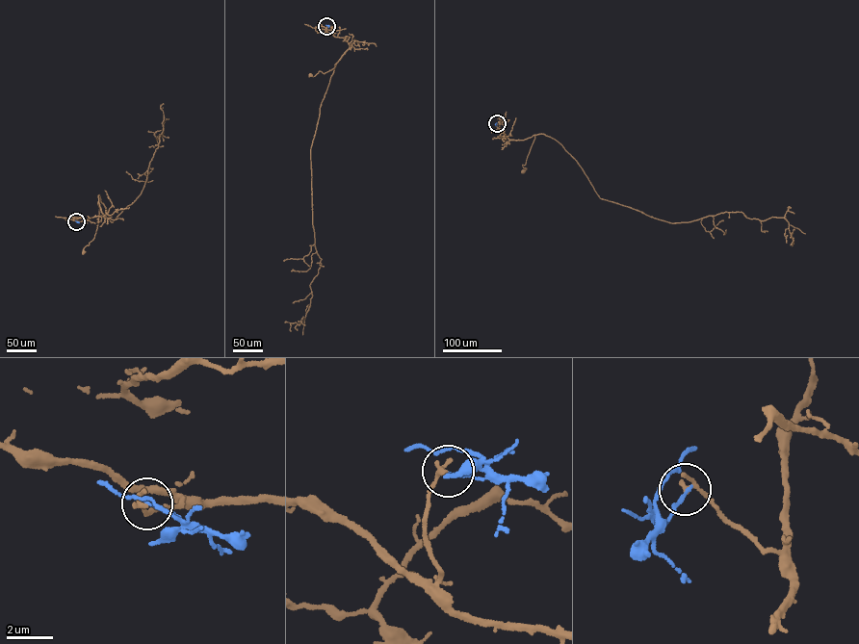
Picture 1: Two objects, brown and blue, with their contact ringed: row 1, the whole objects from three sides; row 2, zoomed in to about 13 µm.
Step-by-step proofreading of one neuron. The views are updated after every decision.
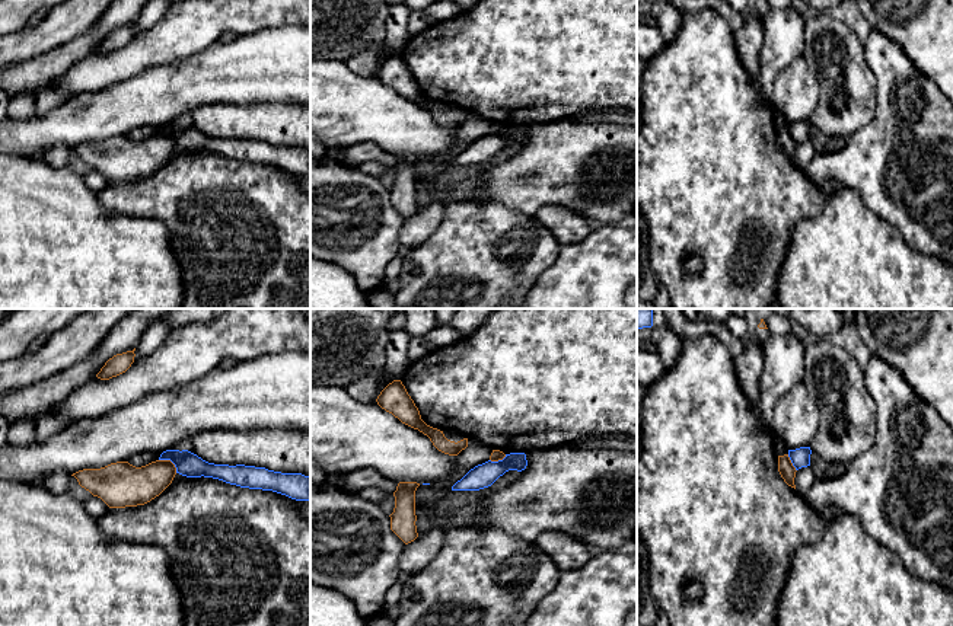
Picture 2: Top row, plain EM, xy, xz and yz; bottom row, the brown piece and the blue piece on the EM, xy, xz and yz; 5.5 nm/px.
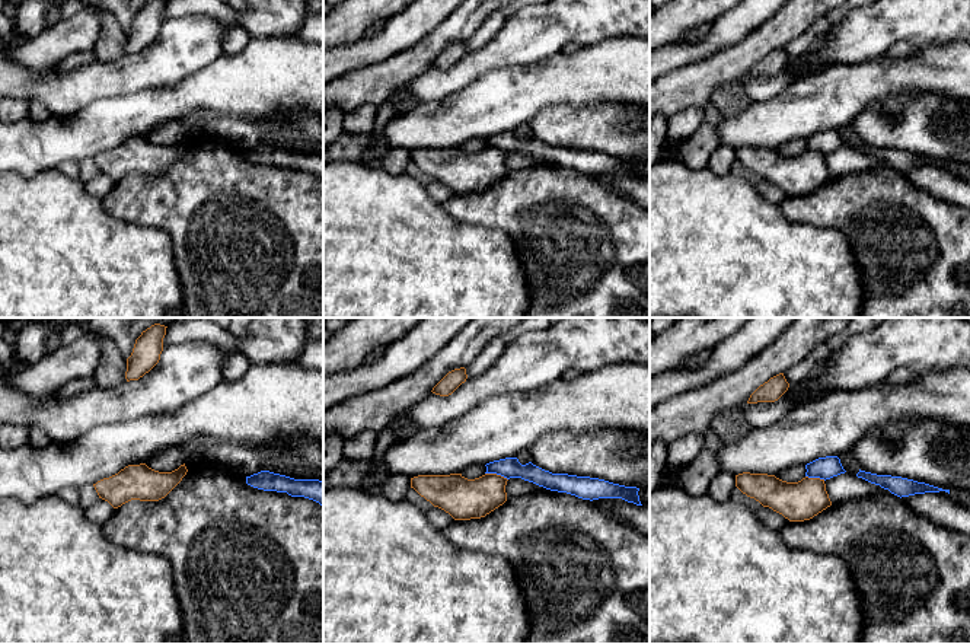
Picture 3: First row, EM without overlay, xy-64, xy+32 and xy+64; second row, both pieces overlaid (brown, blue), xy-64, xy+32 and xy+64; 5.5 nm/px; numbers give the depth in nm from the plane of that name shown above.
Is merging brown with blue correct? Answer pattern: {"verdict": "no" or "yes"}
{"verdict": "no"}

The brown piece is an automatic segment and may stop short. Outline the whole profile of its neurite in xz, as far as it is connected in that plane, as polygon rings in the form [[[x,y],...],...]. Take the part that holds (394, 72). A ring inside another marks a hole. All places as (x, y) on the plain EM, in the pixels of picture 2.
[[[393,54],[392,57],[389,57],[380,66],[376,76],[382,83],[392,87],[402,98],[427,109],[433,119],[444,128],[458,130],[468,121],[468,112],[463,112],[458,116],[450,115],[444,111],[443,105],[433,102],[424,96],[421,93],[418,82],[415,80],[401,54]]]

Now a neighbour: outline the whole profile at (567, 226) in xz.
[[[545,205],[535,217],[561,245],[579,243],[592,231],[587,218],[565,207]]]

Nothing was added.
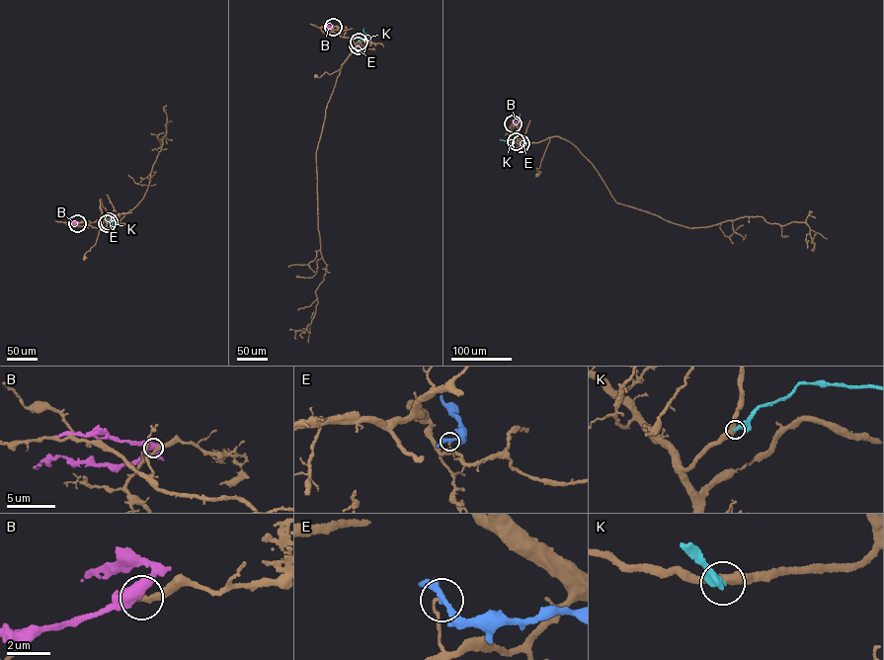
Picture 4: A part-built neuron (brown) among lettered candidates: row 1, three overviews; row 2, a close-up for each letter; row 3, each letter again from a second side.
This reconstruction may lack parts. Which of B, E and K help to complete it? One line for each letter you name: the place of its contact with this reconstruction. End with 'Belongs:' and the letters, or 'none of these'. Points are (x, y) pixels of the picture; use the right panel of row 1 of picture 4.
Belongs: none of these

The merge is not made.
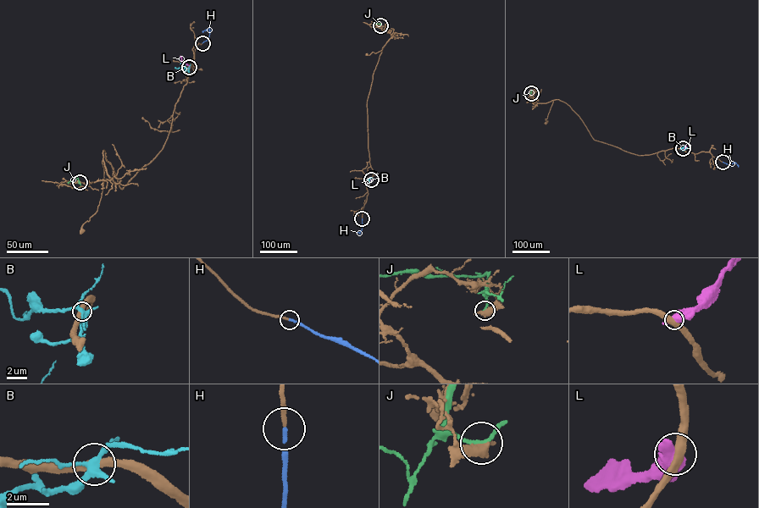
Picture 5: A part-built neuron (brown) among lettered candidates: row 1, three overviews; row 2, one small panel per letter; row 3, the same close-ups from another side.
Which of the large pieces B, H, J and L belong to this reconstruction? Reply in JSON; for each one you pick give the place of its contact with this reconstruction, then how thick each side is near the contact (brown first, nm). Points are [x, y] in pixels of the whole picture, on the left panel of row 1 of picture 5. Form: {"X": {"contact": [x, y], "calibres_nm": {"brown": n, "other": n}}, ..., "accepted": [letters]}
{"H": {"contact": [202, 43], "calibres_nm": {"brown": 180, "other": 160}}, "accepted": ["H"]}

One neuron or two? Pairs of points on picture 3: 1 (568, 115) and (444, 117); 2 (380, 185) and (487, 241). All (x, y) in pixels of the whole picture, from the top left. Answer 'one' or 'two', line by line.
1: two
2: one

